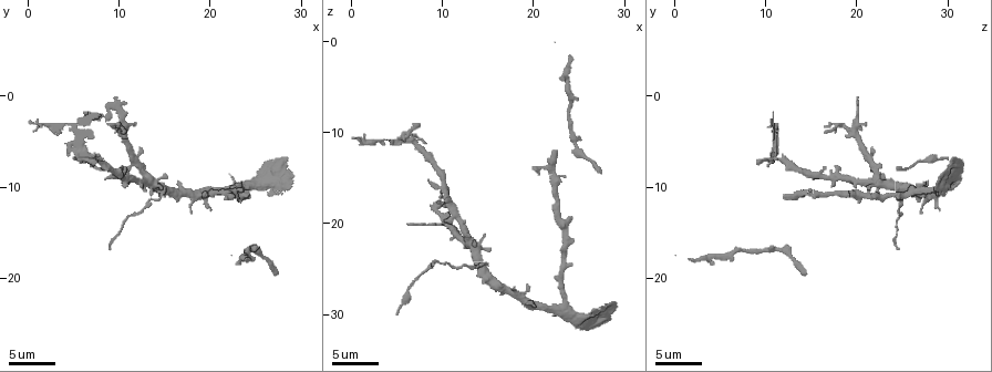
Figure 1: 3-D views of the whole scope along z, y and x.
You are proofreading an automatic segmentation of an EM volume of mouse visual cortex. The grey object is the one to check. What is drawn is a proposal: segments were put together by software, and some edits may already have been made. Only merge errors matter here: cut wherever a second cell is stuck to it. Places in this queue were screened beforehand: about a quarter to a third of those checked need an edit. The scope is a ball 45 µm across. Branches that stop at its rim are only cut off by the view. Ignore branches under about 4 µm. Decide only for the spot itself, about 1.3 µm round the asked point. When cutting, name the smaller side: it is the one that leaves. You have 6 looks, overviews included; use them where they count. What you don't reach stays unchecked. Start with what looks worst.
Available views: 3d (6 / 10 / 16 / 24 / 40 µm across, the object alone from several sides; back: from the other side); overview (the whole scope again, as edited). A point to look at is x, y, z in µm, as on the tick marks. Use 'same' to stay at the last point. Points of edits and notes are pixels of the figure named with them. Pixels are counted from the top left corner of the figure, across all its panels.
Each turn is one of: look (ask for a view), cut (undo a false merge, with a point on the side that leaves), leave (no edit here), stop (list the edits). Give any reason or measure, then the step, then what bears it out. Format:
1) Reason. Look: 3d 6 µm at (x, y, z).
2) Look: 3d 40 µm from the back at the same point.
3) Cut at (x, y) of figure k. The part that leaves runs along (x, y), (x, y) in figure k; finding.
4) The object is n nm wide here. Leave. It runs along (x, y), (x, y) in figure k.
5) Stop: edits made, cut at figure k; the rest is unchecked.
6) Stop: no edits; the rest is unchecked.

Look: 3d 16 µm at (14.8, 10.6, 24.4).

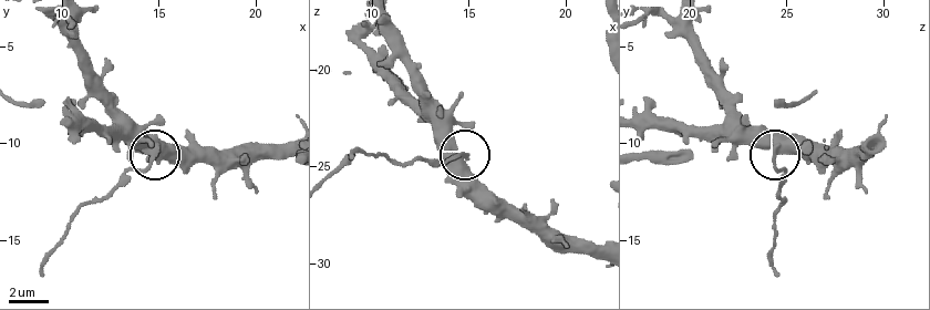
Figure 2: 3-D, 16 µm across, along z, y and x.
Cut at (132, 168) of figure 2. The part that leaves runs along (773, 152), (783, 202), (773, 225), (776, 272) in figure 2; a second cell is stuck on.

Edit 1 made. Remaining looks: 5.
Look: overview.

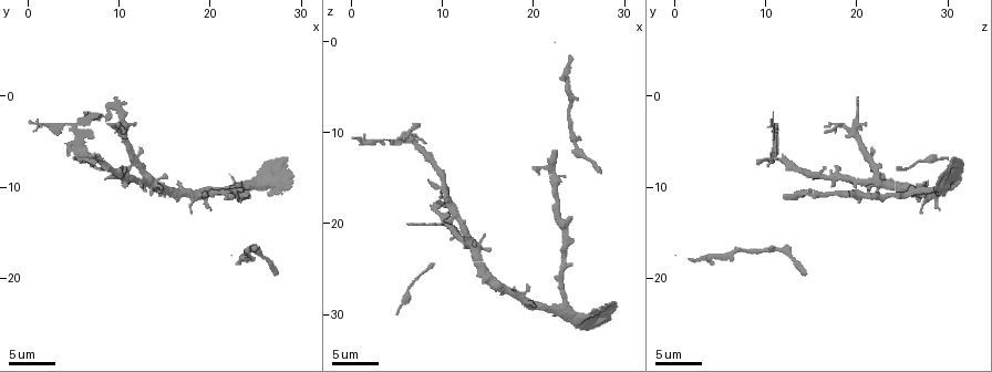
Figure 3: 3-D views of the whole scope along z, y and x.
Look: 3d 6 µm at (11.4, 7.4, 21.6).

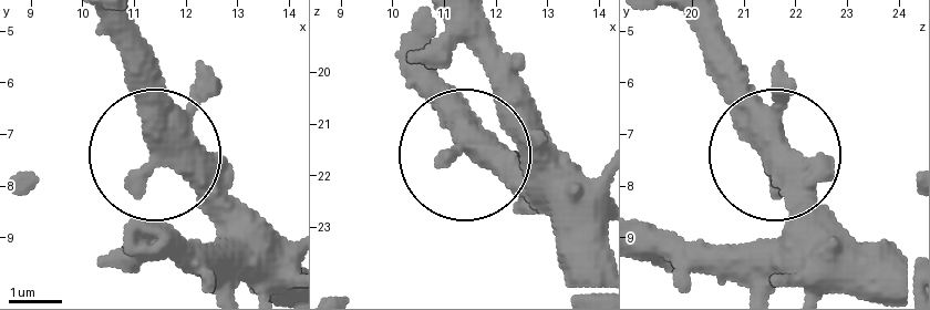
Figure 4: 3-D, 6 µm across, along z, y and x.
Look: 3d 6 µm from the back at (11.35, 7.55, 21.45).

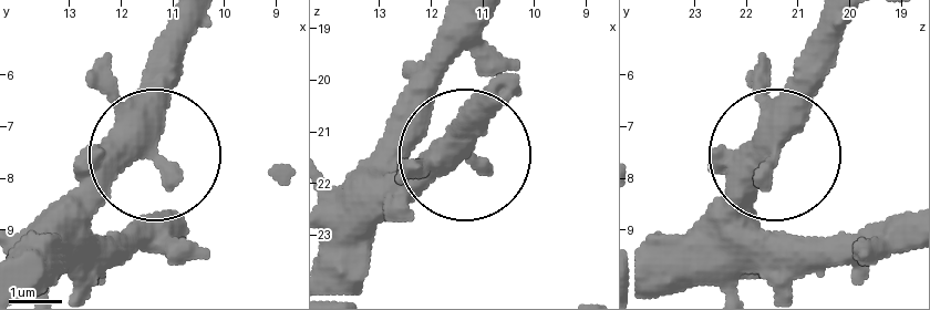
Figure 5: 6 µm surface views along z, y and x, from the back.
The side arm is 11 µm long. Leave. It runs along (337, 277), (468, 157), (468, 122) in figure 5; continuous, no second cell.

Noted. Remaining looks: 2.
Thick turns thin. Look: 3d 6 µm at (9.8, 1.6, 20.0).

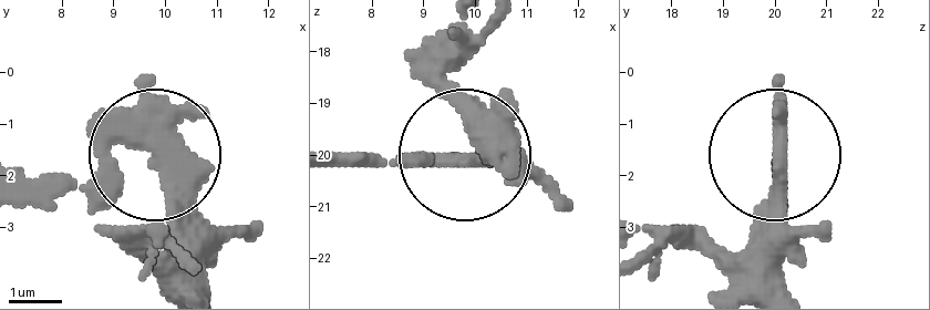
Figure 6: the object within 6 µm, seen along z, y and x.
Look: 3d 6 µm from the back at (9.85, 1.55, 20.10).

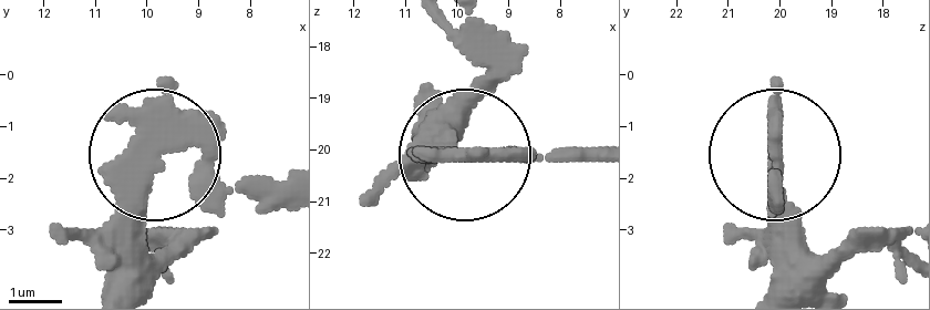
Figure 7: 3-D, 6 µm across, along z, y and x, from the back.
4 arms meet here. Cut at (204, 204) of figure 7. A second cell is stuck on.

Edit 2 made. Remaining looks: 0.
Stop: edits made, cut at figure 2, cut at figure 7; the rest is unchecked.

